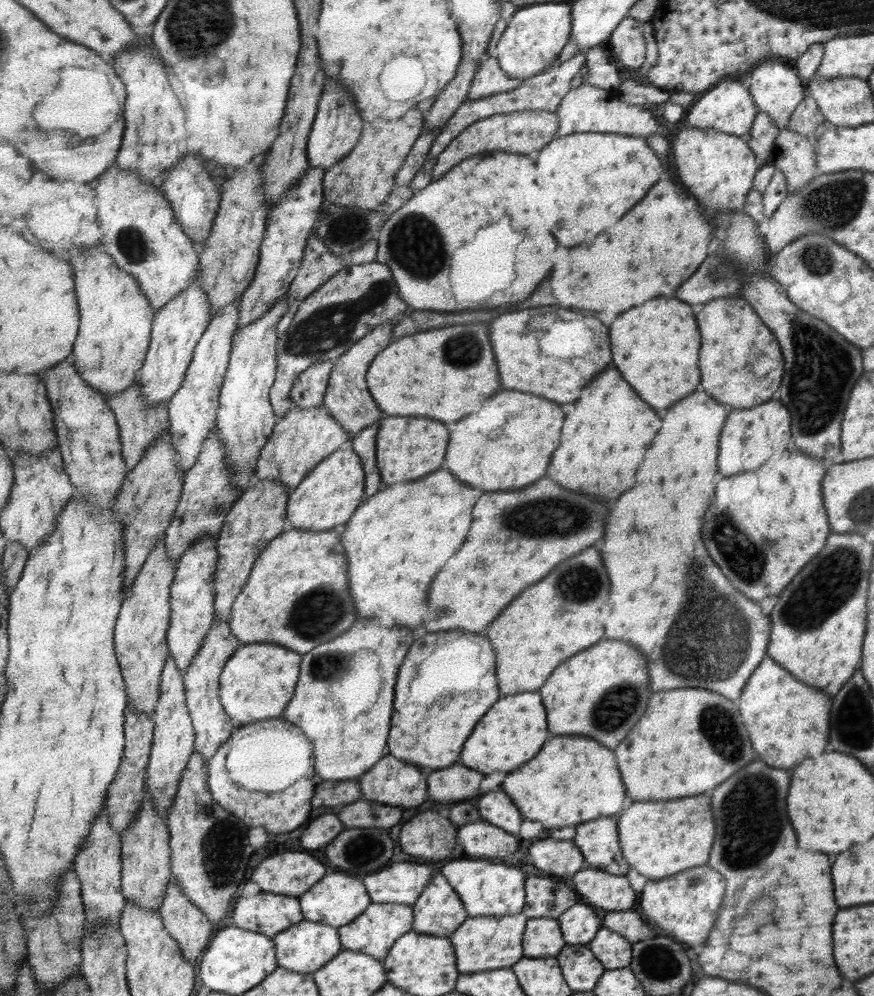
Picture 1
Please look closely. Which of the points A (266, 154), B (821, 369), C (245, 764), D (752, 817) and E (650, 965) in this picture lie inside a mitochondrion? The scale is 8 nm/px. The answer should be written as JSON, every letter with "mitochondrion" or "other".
{"A":"other","B":"mitochondrion","C":"other","D":"mitochondrion","E":"mitochondrion"}

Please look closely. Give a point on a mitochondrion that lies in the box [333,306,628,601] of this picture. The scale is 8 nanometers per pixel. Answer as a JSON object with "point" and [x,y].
{"point":[547,515]}

